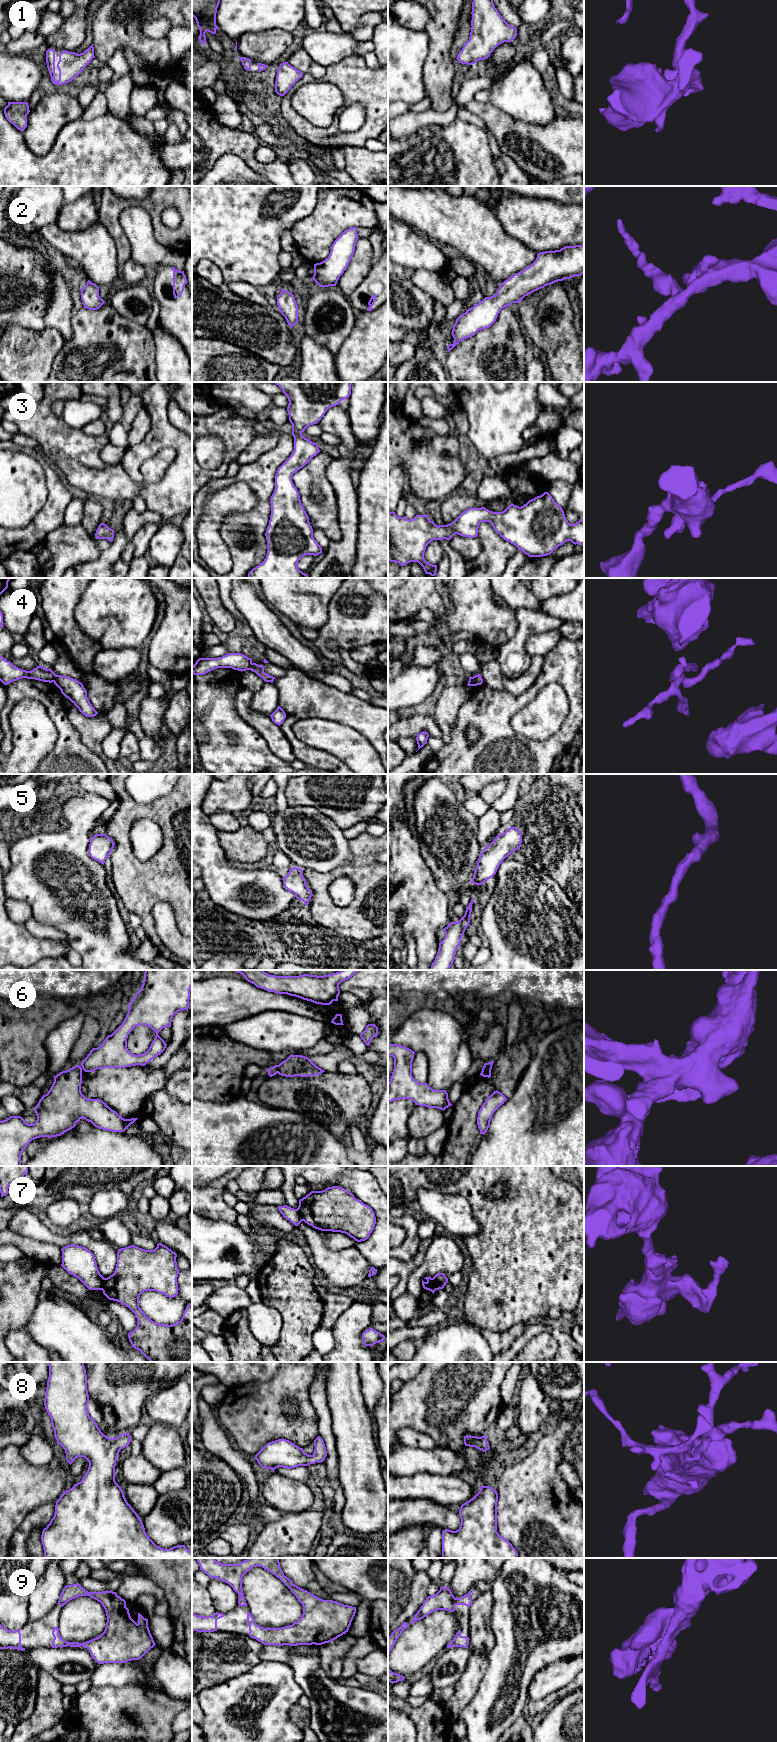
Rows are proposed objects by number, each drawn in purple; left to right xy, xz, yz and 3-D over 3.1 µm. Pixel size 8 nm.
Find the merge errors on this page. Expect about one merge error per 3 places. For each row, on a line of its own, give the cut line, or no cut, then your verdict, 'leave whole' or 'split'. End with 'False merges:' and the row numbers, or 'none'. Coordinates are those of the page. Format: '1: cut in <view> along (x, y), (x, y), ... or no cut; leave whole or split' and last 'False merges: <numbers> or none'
1: no cut; leave whole
2: no cut; leave whole
3: no cut; leave whole
4: cut in xy along (56, 675), (52, 681); split
5: no cut; leave whole
6: cut in yz along (490, 1069), (482, 1071); split
7: cut in xz along (297, 1208), (303, 1220); split
8: no cut; leave whole
9: no cut; leave whole
False merges: 4, 6, 7

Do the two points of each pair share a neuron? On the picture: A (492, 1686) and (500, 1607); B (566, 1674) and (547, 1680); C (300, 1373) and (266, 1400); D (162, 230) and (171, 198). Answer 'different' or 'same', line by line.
A: same
B: same
C: same
D: same

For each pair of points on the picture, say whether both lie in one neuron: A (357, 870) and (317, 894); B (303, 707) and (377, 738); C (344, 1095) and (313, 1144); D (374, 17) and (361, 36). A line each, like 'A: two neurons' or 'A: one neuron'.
A: one neuron
B: one neuron
C: two neurons
D: one neuron

